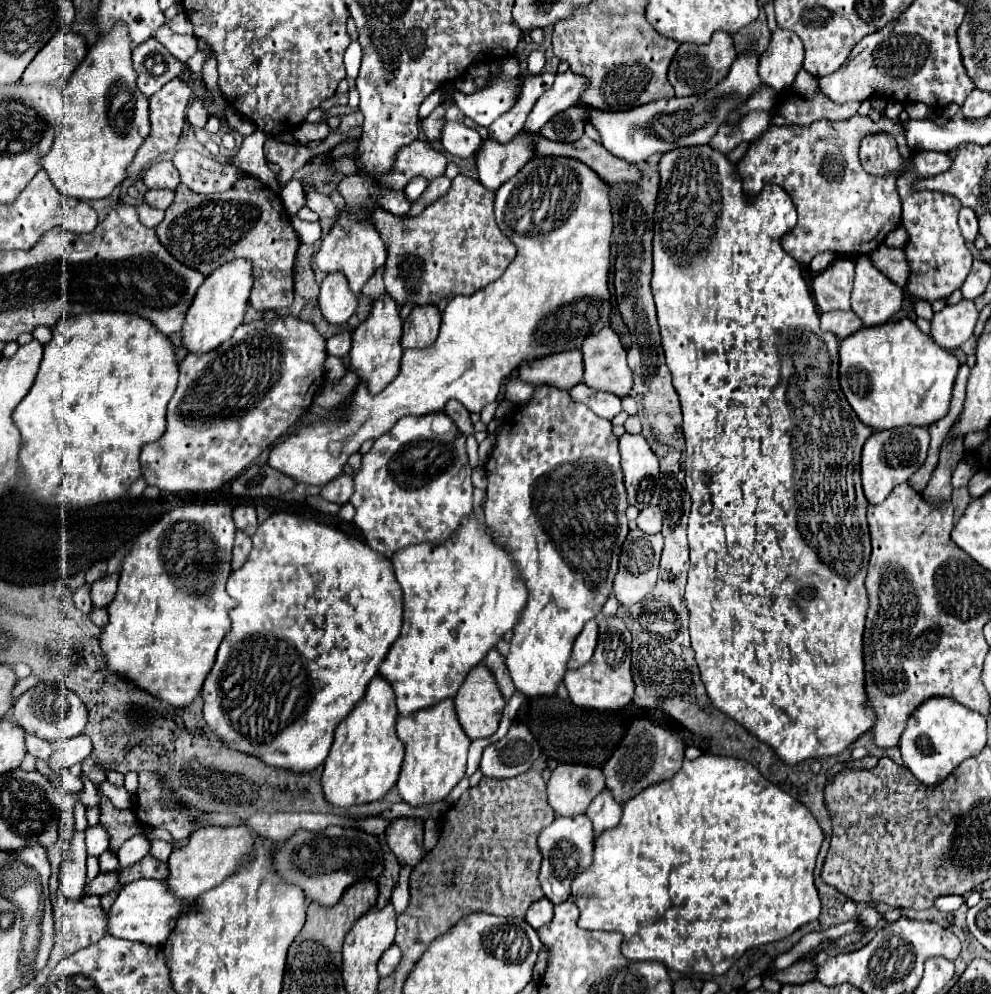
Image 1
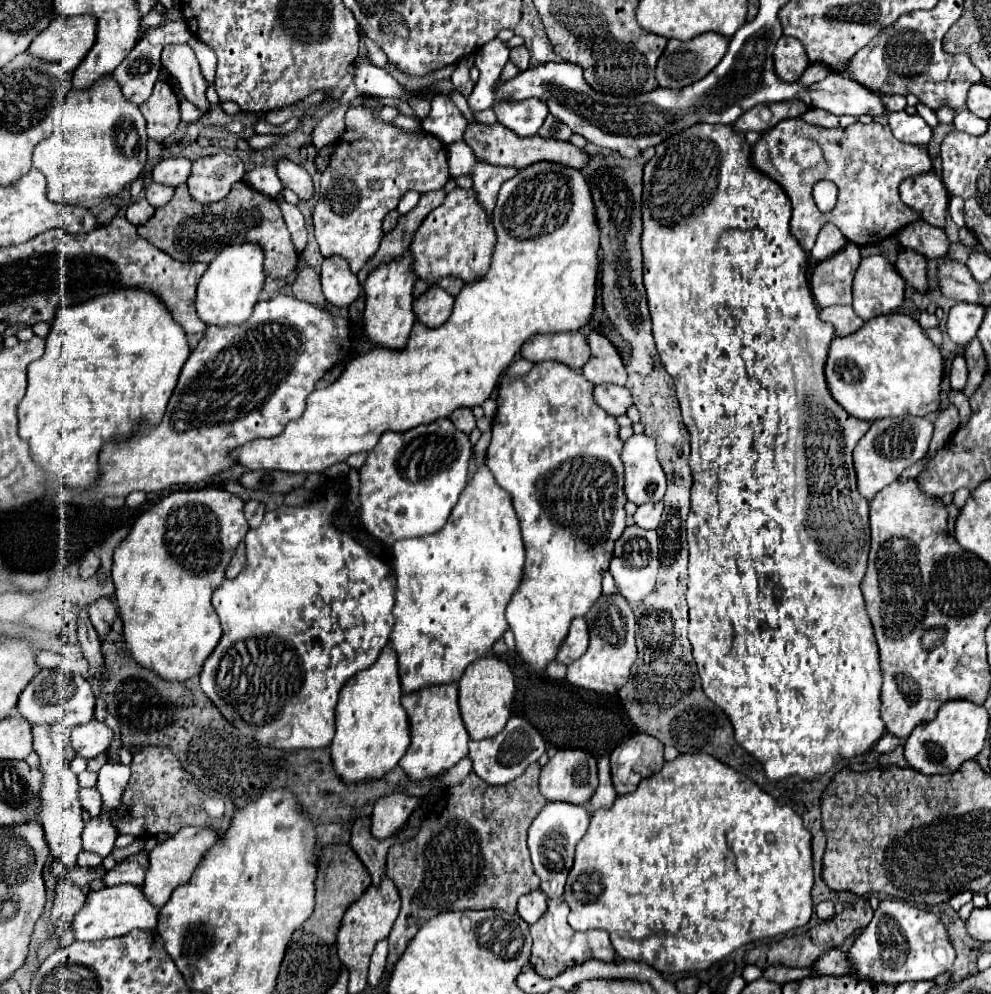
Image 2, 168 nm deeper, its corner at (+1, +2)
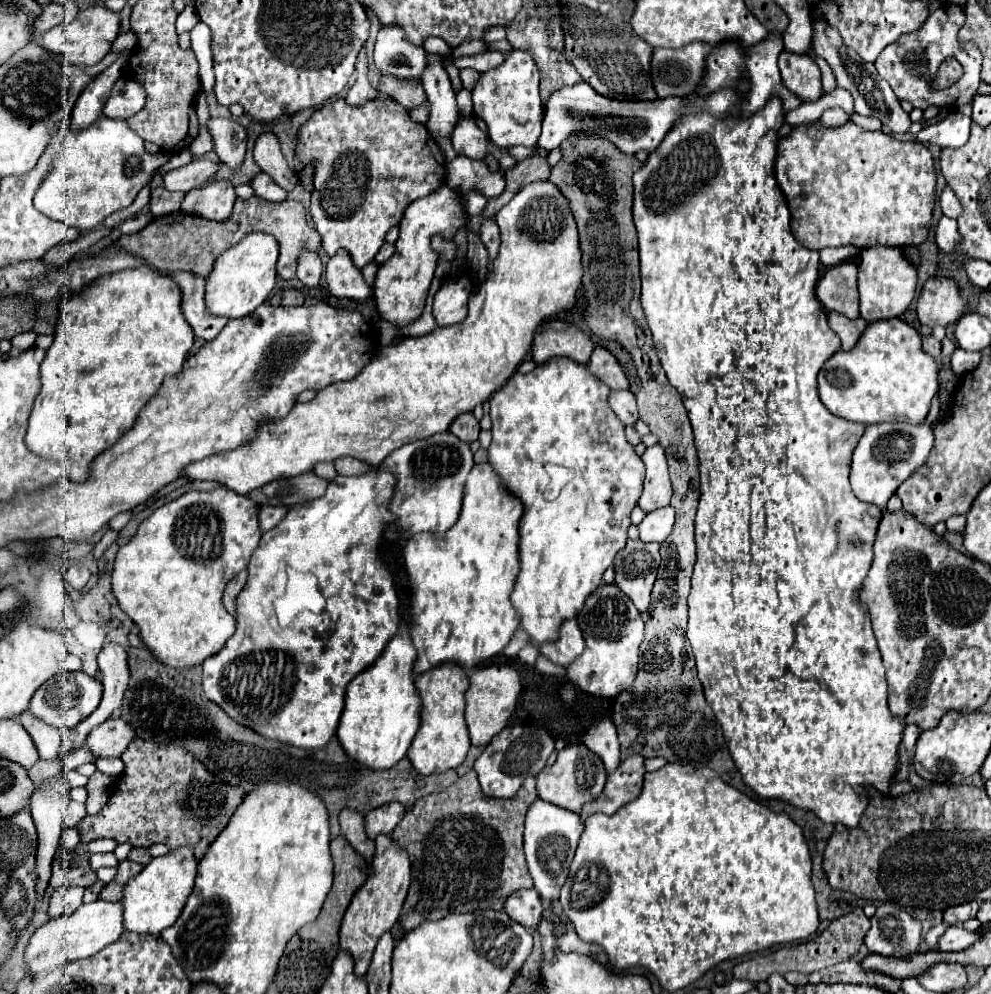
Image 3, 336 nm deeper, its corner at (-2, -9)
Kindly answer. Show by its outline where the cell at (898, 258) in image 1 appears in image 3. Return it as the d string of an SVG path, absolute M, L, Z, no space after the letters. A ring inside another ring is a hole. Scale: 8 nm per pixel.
M930 277L920 291L916 311L920 323L934 329L936 325L956 325L970 309L954 279Z

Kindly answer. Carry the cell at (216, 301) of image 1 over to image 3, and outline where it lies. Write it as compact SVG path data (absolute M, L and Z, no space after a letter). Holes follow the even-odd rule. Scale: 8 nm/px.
M250 233L238 245L226 249L214 263L206 279L206 307L214 315L238 319L246 317L262 305L276 283L276 261L280 255L278 241L268 233Z

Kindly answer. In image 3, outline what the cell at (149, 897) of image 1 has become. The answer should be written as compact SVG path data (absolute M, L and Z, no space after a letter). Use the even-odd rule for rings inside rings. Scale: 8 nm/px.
M96 899L94 903L88 903L88 905L82 903L70 915L60 915L58 919L50 919L42 927L38 927L28 941L24 961L26 961L26 967L30 973L52 971L56 967L72 963L74 959L96 955L106 945L114 943L122 933L124 933L122 905Z

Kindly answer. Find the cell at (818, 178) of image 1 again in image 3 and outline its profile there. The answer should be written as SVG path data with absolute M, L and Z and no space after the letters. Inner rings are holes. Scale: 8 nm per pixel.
M816 121L812 125L794 127L792 133L780 141L776 179L792 211L794 237L810 249L820 251L838 245L854 245L860 249L876 245L910 247L924 243L928 237L936 171L932 153L922 143L898 141L884 131L866 131L852 121L846 123L846 127L826 131L826 127Z

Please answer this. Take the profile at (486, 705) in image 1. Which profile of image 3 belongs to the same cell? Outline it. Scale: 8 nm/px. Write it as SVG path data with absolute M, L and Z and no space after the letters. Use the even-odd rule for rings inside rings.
M510 665L478 667L470 673L470 689L466 691L466 723L472 745L488 745L492 737L506 727L516 707L520 689L520 677Z

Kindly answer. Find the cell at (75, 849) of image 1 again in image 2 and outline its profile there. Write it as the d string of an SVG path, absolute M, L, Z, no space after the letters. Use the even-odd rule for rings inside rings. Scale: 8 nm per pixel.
M59 724L53 726L33 726L33 748L41 758L41 772L43 772L43 788L41 788L41 824L45 830L45 840L49 844L49 850L55 858L59 858L65 866L65 870L71 870L77 866L77 856L83 850L81 834L83 834L83 818L81 818L81 804L77 798L79 782L77 776L69 770L69 736L71 730L63 728Z

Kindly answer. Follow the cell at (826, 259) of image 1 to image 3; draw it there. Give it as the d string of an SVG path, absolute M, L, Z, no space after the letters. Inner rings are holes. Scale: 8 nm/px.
M846 245L846 247L824 247L820 251L820 261L822 261L822 265L832 267L832 265L838 265L842 261L852 259L858 253L860 253L860 249L852 247L852 245Z

